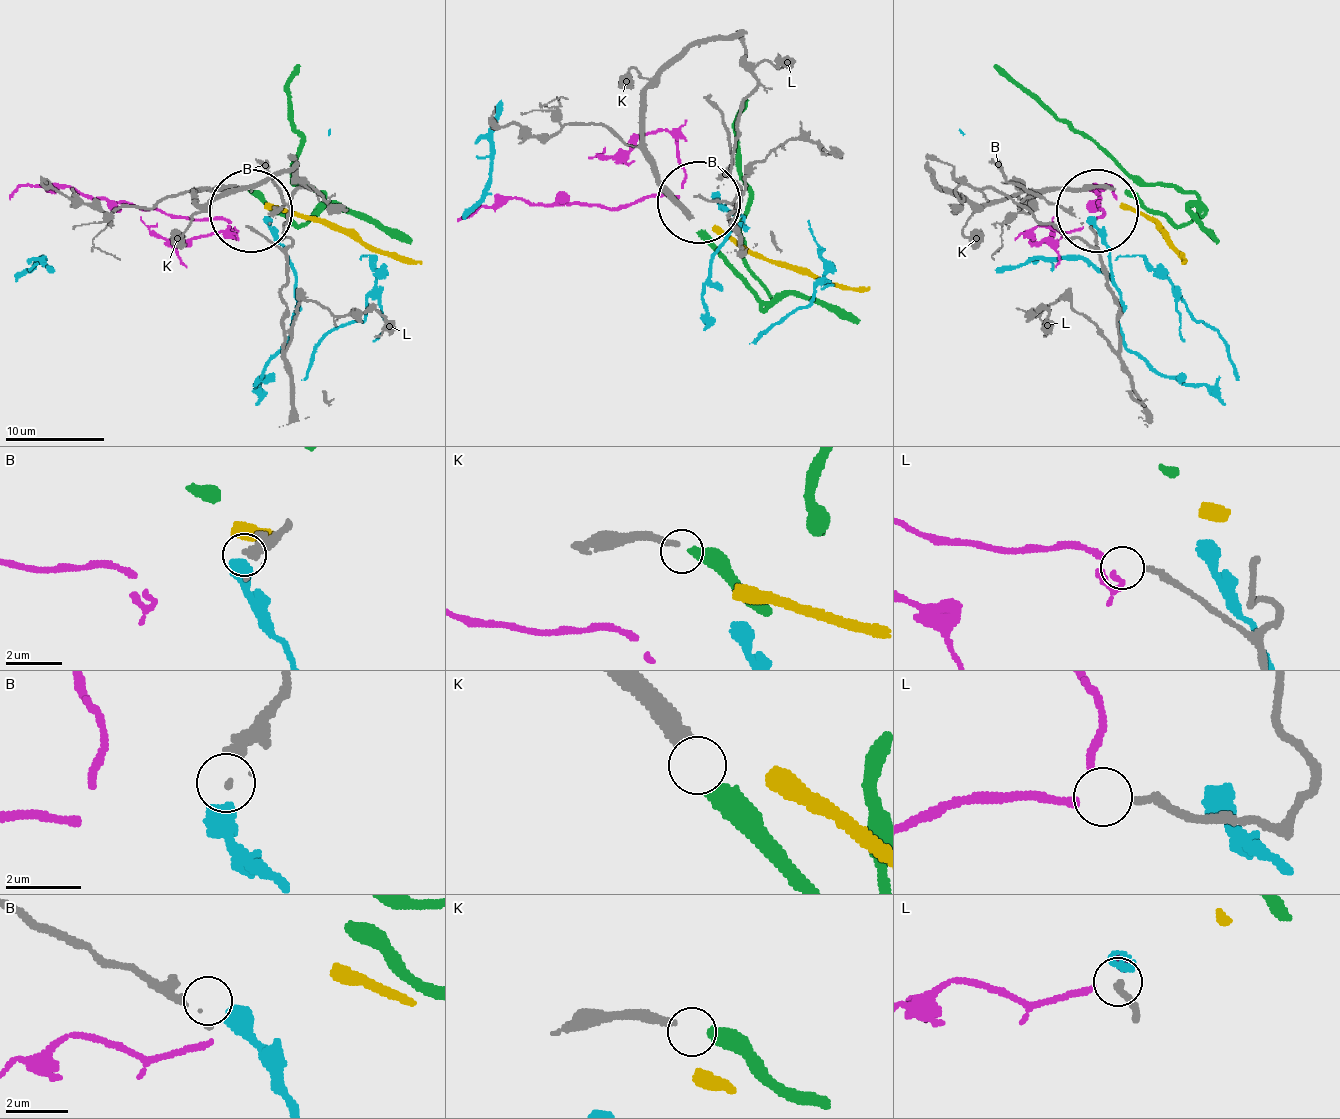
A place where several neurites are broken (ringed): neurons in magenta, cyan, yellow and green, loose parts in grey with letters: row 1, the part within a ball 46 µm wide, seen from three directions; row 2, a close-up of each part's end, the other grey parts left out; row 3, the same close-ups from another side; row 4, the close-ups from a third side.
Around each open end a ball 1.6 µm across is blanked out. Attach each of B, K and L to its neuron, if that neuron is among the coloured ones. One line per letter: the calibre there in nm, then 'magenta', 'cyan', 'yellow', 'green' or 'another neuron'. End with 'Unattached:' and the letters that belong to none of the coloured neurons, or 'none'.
B: 200 nm | cyan
K: 280 nm | green
L: 200 nm | magenta
Unattached: none

